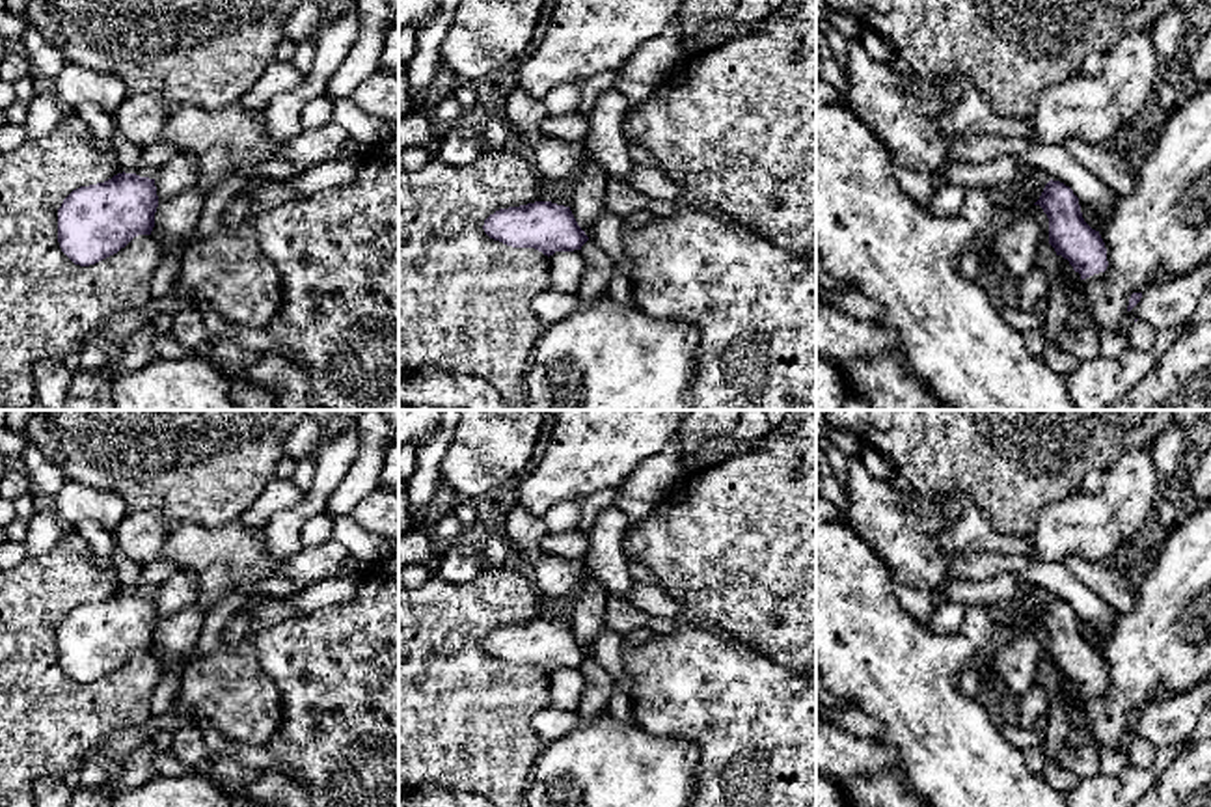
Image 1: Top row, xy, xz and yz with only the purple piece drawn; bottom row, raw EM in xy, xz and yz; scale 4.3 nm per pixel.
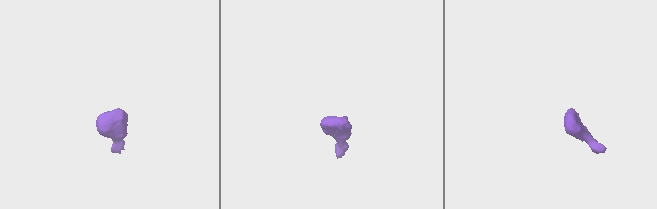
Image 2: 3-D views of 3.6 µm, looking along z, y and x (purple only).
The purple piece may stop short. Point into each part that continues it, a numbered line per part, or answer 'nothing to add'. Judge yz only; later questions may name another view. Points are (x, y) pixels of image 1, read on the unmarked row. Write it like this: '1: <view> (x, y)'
nothing to add

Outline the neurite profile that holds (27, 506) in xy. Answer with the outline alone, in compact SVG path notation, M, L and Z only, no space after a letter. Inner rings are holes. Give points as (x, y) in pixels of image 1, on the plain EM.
M24 494L13 499L13 507L19 518L32 518L45 503L34 494Z

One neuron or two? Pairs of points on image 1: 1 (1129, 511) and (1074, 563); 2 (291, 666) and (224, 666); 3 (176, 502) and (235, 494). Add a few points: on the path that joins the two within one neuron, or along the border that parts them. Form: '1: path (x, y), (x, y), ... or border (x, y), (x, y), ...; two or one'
1: border (1062, 560), (1085, 556), (1100, 561); two
2: border (272, 623), (254, 638), (254, 651), (282, 705); two
3: path (190, 494), (220, 494); one

